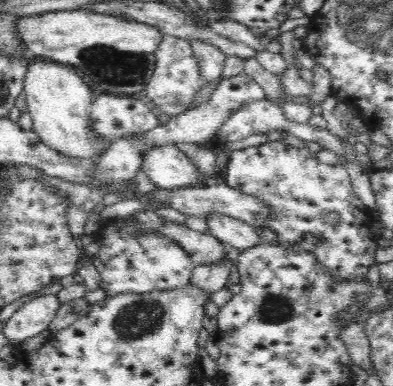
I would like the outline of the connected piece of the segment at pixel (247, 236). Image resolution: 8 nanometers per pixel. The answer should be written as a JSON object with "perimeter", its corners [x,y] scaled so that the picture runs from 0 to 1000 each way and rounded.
{"perimeter":[[[552,549],[529,554],[524,565],[529,565],[529,604],[560,622],[578,642],[590,640],[621,653],[631,642],[672,632],[659,614],[656,591],[636,580]]]}

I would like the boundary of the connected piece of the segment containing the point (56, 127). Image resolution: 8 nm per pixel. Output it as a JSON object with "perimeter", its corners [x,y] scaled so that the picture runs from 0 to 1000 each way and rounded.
{"perimeter":[[[81,155],[61,202],[61,238],[84,313],[81,337],[107,368],[155,399],[206,415],[244,415],[265,399],[272,383],[262,383],[226,316],[239,244],[183,171],[158,171],[132,155]]]}

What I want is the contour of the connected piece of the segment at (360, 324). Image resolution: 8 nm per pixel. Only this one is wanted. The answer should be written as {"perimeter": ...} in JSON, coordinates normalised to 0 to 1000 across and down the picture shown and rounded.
{"perimeter":[[[926,829],[893,834],[863,863],[863,878],[880,894],[898,943],[934,959],[949,948],[939,881],[926,865]]]}

